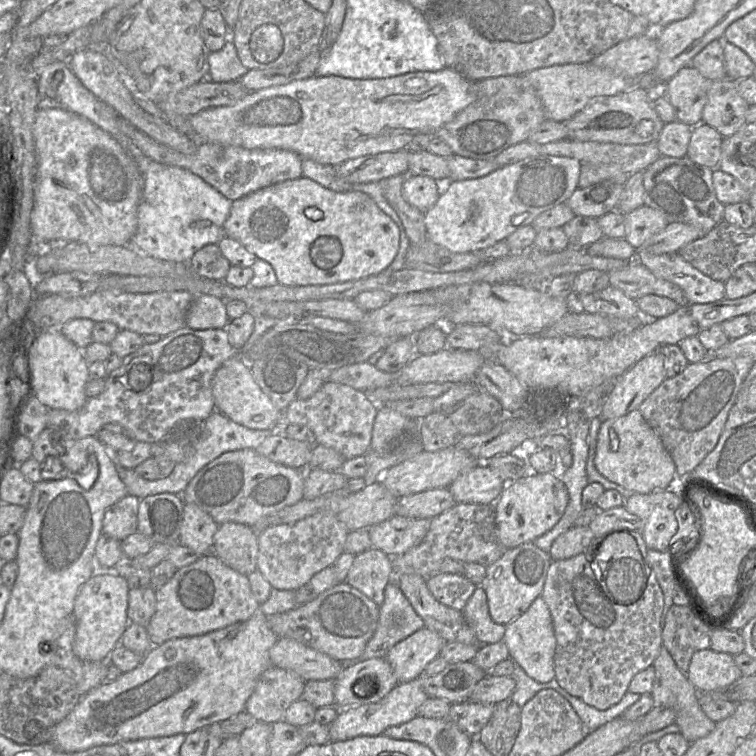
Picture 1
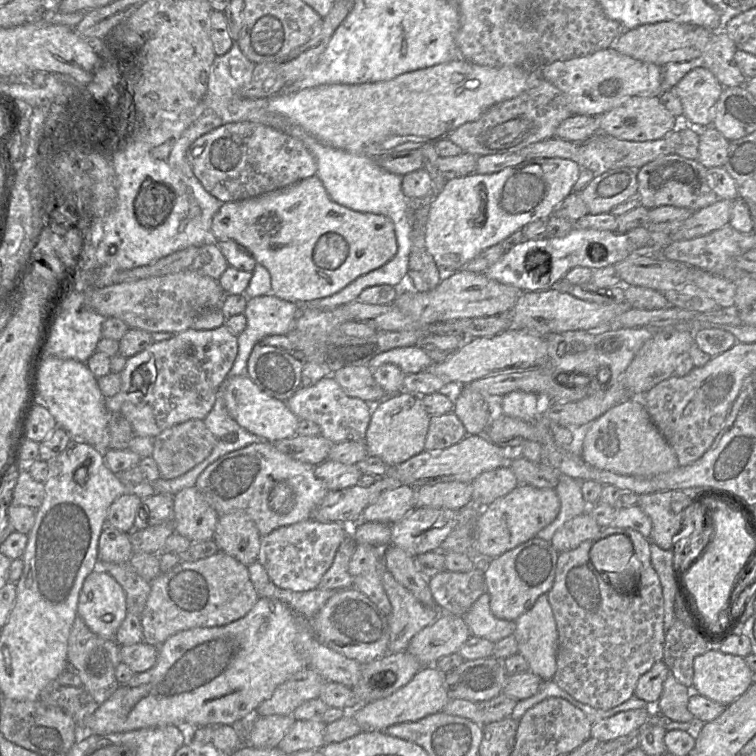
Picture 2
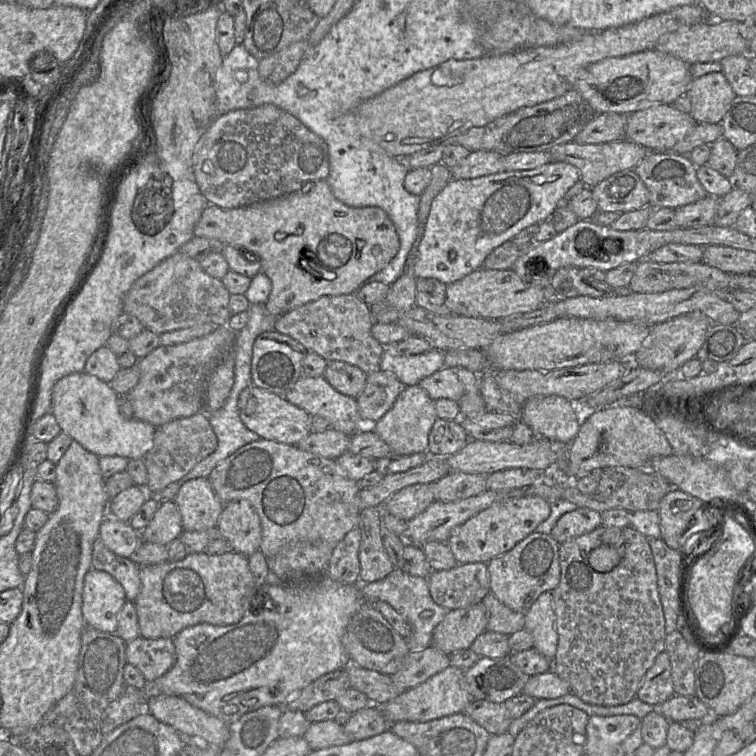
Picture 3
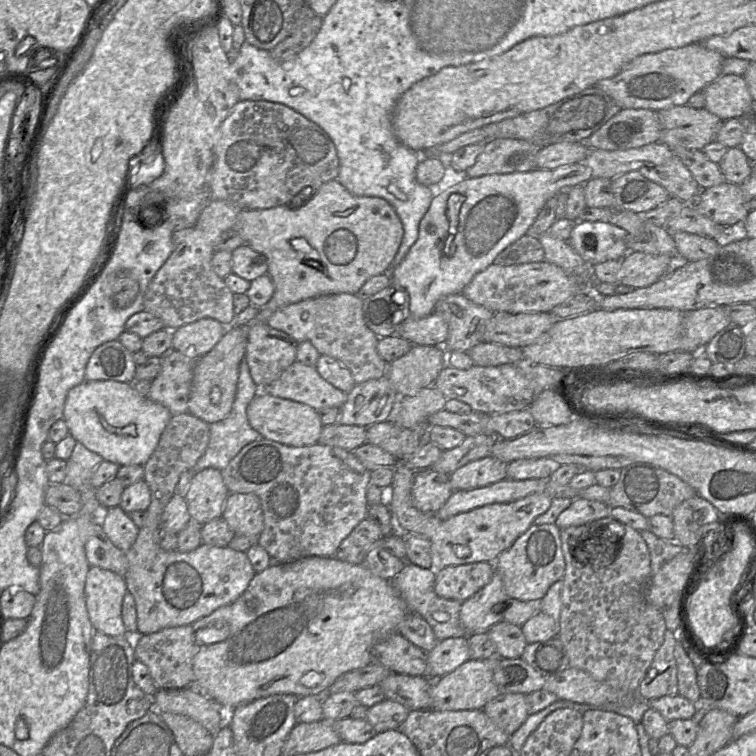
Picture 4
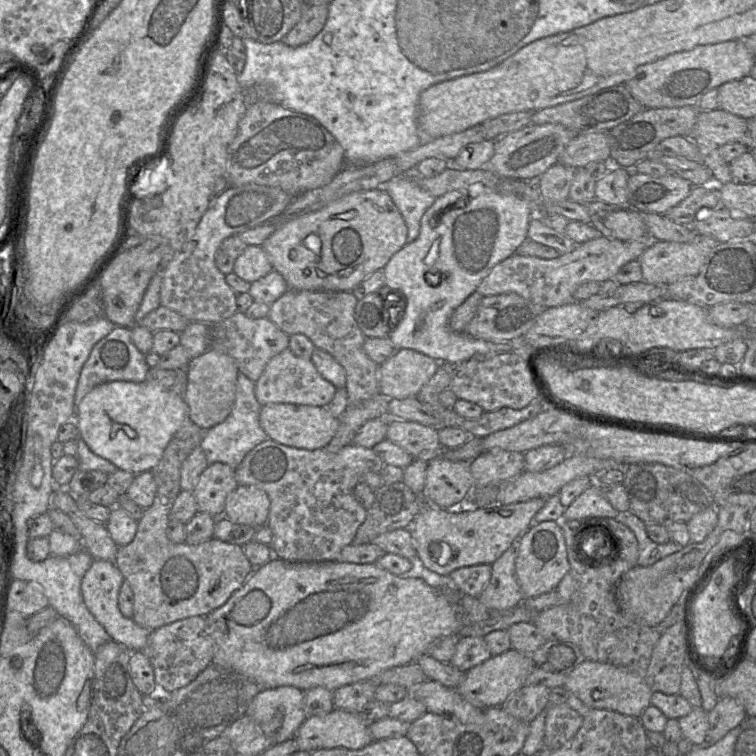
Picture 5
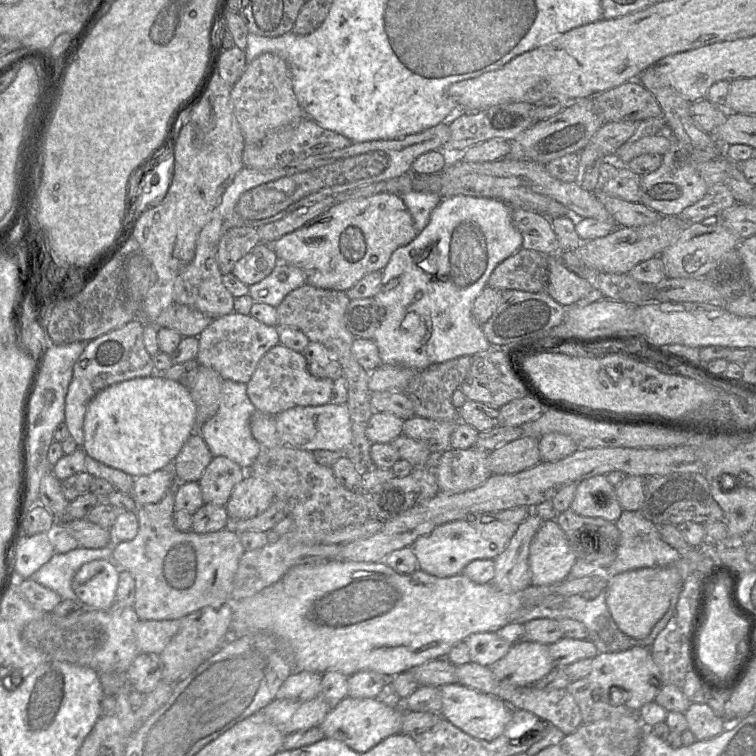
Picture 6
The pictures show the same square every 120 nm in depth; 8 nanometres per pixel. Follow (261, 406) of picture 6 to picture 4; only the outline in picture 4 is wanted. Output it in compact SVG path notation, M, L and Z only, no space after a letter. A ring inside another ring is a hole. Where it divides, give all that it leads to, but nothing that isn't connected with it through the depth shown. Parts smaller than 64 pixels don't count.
M298 360L261 391L307 404L316 410L341 408L347 399L347 393L322 378L315 366L305 365Z

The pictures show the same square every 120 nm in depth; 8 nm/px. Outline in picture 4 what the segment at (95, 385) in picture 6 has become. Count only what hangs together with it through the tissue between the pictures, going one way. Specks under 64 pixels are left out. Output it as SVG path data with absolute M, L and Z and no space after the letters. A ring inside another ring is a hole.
M116 339L97 347L85 369L85 380L114 380L123 383L135 381L136 364L133 353Z

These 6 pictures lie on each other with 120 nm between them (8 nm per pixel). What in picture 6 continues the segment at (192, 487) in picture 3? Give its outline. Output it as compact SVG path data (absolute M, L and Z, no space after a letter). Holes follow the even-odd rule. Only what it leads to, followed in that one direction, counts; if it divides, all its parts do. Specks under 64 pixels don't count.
M213 457L198 481L205 504L225 506L235 486L246 471L237 463L224 457Z

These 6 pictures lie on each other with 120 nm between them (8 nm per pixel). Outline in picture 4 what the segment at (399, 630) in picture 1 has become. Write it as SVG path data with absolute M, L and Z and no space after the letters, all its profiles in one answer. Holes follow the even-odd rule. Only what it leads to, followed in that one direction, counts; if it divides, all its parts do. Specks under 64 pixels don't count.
M407 563L391 581L405 601L409 613L421 616L433 629L440 642L448 638L469 636L460 621L460 609L463 602L438 596L434 590L437 571L434 568L421 568Z

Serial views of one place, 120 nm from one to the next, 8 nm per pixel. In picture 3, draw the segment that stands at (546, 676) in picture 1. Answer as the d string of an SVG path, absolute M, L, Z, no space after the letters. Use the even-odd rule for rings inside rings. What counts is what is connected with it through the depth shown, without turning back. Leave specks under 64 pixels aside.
M552 591L542 593L525 613L524 629L532 635L533 648L554 662L558 647L558 633Z

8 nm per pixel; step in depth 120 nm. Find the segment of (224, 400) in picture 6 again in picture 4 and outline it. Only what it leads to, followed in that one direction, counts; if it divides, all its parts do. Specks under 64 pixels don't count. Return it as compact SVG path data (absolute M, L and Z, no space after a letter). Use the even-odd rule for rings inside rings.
M243 359L239 368L237 392L232 409L223 420L209 424L209 443L204 454L197 461L194 467L195 473L207 468L215 468L222 471L242 450L242 448L253 441L263 438L262 435L250 425L246 413L247 406L259 392L260 388L251 377L248 363Z

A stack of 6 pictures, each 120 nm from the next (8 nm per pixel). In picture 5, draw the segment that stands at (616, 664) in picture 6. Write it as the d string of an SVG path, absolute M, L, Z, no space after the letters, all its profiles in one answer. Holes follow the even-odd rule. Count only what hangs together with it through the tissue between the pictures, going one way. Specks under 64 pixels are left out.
M585 660L566 674L563 687L590 708L607 709L639 718L642 712L651 705L650 699L653 693L643 675L612 664L590 660Z

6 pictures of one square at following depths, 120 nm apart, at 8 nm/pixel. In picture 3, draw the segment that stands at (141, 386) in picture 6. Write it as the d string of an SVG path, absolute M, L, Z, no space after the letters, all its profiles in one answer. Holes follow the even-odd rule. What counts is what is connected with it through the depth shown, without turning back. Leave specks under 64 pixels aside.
M84 371L73 373L55 383L51 395L51 413L63 433L98 457L143 459L153 447L156 428L135 418L124 419L119 412L117 399L118 395L108 383Z

